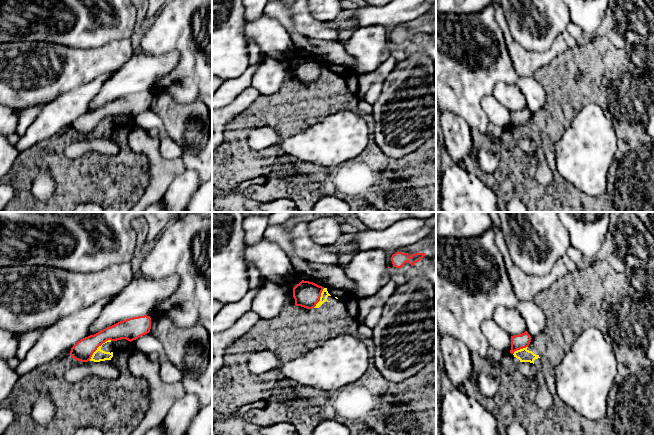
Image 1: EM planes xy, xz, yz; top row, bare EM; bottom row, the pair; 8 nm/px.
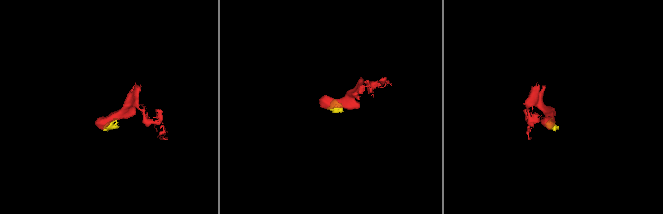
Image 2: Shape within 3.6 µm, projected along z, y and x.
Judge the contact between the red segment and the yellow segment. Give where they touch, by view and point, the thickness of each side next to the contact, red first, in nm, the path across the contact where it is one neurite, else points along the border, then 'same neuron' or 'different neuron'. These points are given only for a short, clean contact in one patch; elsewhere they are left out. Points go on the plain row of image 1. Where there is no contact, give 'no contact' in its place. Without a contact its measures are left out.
xy (98, 122) | 160/100 nm | along xy (111, 116), (103, 118), (89, 136) | different neuron

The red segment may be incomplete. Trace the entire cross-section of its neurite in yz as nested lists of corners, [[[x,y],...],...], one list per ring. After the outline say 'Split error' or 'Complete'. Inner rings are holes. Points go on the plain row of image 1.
[[[527,107],[520,111],[511,112],[511,126],[510,129],[514,130],[515,127],[526,124],[531,118],[531,112]]]. Complete

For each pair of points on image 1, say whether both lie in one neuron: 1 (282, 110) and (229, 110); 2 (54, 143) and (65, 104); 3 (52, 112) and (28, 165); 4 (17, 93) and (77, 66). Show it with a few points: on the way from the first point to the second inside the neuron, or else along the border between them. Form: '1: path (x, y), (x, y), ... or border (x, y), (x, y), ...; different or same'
1: border (261, 95), (226, 125); different
2: border (59, 133), (36, 144); different
3: border (59, 133), (41, 140), (20, 153); different
4: path (32, 78), (41, 71), (62, 68); same

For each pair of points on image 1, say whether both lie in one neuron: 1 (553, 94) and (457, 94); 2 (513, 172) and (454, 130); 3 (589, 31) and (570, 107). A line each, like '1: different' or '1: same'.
1: different
2: different
3: different

